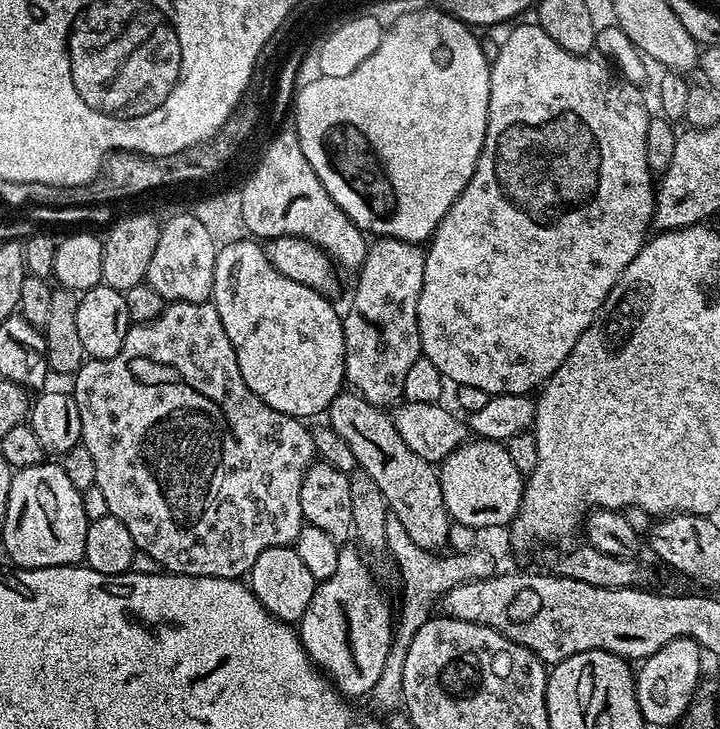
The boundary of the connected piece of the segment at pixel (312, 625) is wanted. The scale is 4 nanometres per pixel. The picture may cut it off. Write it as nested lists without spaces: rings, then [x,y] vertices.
[[[340,548],[338,554],[338,570],[330,574],[330,578],[319,581],[314,590],[314,598],[310,598],[310,606],[306,606],[306,614],[298,621],[298,635],[302,646],[308,652],[308,659],[336,685],[337,692],[345,698],[352,696],[367,697],[371,693],[374,682],[382,675],[382,666],[386,666],[386,658],[390,654],[394,627],[394,608],[376,589],[364,560],[352,548]]]

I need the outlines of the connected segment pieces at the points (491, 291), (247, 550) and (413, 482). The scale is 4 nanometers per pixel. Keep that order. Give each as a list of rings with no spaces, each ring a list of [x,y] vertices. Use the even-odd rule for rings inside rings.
[[[531,23],[518,25],[505,38],[504,45],[497,50],[496,56],[494,52],[494,55],[491,57],[490,110],[488,111],[488,125],[486,126],[486,138],[482,146],[482,154],[478,158],[478,166],[474,170],[466,190],[462,190],[460,197],[452,203],[450,210],[442,218],[442,222],[436,228],[436,233],[434,233],[430,243],[427,245],[424,253],[424,285],[422,286],[422,294],[418,298],[418,330],[420,331],[420,351],[422,356],[437,367],[445,381],[450,382],[450,380],[453,380],[453,385],[456,386],[461,384],[476,386],[478,390],[486,390],[489,397],[501,396],[502,394],[518,394],[523,396],[535,393],[545,380],[550,379],[554,374],[554,370],[558,370],[558,366],[562,366],[562,362],[566,362],[570,350],[574,350],[574,342],[578,342],[578,338],[582,338],[582,334],[590,326],[590,322],[594,322],[602,302],[606,302],[610,290],[614,290],[614,286],[618,282],[618,278],[626,270],[626,266],[630,266],[630,262],[634,262],[634,258],[640,253],[640,247],[645,244],[646,237],[652,228],[652,211],[656,205],[657,189],[654,187],[654,173],[648,164],[648,155],[646,154],[646,126],[650,119],[650,111],[648,112],[647,106],[644,105],[644,96],[640,93],[641,89],[613,71],[607,63],[601,62],[599,59],[596,59],[597,61],[592,60],[593,57],[591,55],[575,56],[570,54],[568,50],[562,50],[562,46],[558,46],[558,42],[554,42],[554,38],[550,38],[550,34],[546,34],[546,30],[542,30],[539,23]]]
[[[206,300],[202,302],[165,303],[162,314],[158,314],[158,318],[154,318],[145,324],[132,324],[131,327],[129,327],[128,333],[126,334],[126,342],[122,342],[122,350],[118,350],[118,354],[114,354],[114,358],[106,358],[105,360],[85,359],[82,367],[74,373],[74,381],[75,380],[76,385],[70,388],[70,394],[75,398],[76,405],[80,411],[80,417],[82,418],[81,441],[86,446],[86,450],[90,450],[90,454],[94,458],[94,478],[96,479],[94,487],[102,490],[102,494],[105,496],[108,515],[118,518],[118,522],[122,522],[122,526],[126,526],[126,530],[130,530],[130,538],[134,538],[137,549],[139,549],[143,555],[145,552],[145,554],[156,563],[153,565],[159,566],[165,573],[178,576],[205,576],[206,578],[240,580],[251,573],[254,561],[258,559],[258,554],[262,554],[262,550],[270,550],[274,546],[286,548],[295,545],[298,534],[306,527],[306,521],[302,514],[302,502],[300,501],[302,478],[306,474],[306,470],[314,463],[318,456],[315,444],[312,441],[312,433],[309,426],[304,425],[307,423],[305,423],[303,419],[287,416],[278,410],[274,410],[270,406],[266,406],[266,402],[262,402],[262,398],[258,398],[258,394],[254,394],[254,390],[250,390],[250,386],[246,386],[246,382],[242,378],[242,370],[238,370],[238,358],[234,354],[234,346],[230,346],[230,338],[226,338],[226,330],[222,326],[222,318],[218,318],[218,310],[212,303]]]
[[[352,390],[341,391],[340,395],[334,398],[334,402],[328,408],[326,413],[326,420],[330,427],[341,436],[342,441],[346,442],[347,446],[350,446],[351,453],[354,454],[356,459],[356,466],[364,468],[370,477],[374,478],[374,482],[378,484],[378,489],[385,496],[385,502],[388,503],[388,511],[394,517],[394,520],[403,525],[403,528],[410,536],[410,542],[415,546],[424,547],[428,551],[440,552],[441,549],[445,547],[448,543],[448,535],[450,534],[451,526],[454,523],[451,516],[448,515],[446,510],[446,502],[442,498],[442,486],[440,485],[440,473],[437,469],[430,463],[426,462],[426,458],[418,458],[418,454],[414,454],[414,450],[410,450],[410,446],[406,446],[406,442],[402,442],[402,434],[398,434],[396,429],[396,421],[385,409],[376,408],[370,402],[366,402],[363,396],[357,394]]]

